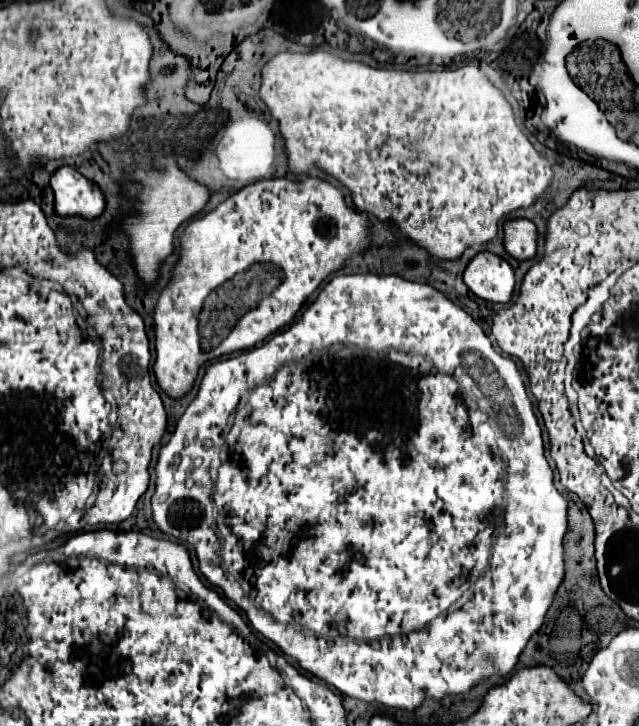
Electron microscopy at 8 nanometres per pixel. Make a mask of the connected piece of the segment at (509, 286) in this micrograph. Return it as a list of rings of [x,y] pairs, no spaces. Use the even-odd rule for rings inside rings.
[[[478,252],[464,270],[464,282],[476,296],[504,304],[514,292],[514,270],[496,254]]]

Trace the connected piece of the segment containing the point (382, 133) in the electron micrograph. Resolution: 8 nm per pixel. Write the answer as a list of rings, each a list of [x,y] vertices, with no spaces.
[[[282,52],[276,54],[264,68],[262,68],[262,88],[260,96],[270,108],[272,116],[280,122],[280,132],[286,140],[286,152],[290,160],[290,168],[294,174],[308,172],[312,166],[318,166],[338,178],[354,198],[354,204],[362,212],[370,212],[380,220],[390,220],[398,224],[400,234],[414,240],[418,246],[426,248],[432,256],[442,260],[454,260],[462,256],[462,252],[470,246],[480,246],[492,240],[498,232],[498,222],[512,210],[530,206],[542,192],[546,192],[548,184],[552,182],[552,168],[550,162],[544,160],[534,146],[528,142],[524,132],[518,128],[514,120],[512,106],[506,102],[502,92],[482,74],[482,70],[474,64],[466,64],[456,70],[442,70],[442,72],[398,72],[386,68],[372,68],[362,62],[342,60],[328,52],[310,52],[310,54],[292,54]]]

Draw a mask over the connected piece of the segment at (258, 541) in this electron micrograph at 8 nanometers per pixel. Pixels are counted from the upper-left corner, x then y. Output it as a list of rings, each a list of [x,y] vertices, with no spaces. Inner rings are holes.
[[[350,274],[350,276],[336,276],[336,278],[332,278],[332,280],[322,288],[322,292],[318,294],[318,298],[308,306],[308,310],[300,316],[300,320],[296,320],[290,328],[274,334],[270,340],[266,340],[264,344],[256,346],[254,350],[240,352],[238,356],[232,356],[232,358],[228,358],[228,360],[220,360],[220,362],[208,366],[206,376],[204,376],[204,380],[202,380],[202,384],[200,384],[200,390],[198,390],[196,400],[186,408],[186,412],[184,412],[184,416],[180,418],[180,422],[178,422],[178,426],[176,426],[176,432],[172,434],[170,442],[160,450],[158,464],[156,464],[156,492],[154,492],[154,496],[152,496],[152,514],[154,514],[154,522],[158,524],[158,528],[160,528],[164,534],[174,536],[174,538],[184,540],[184,542],[190,542],[190,544],[194,546],[194,550],[198,552],[200,572],[206,576],[206,580],[208,580],[212,586],[222,588],[224,594],[226,594],[232,602],[236,602],[236,604],[248,614],[248,620],[252,622],[252,626],[254,626],[260,634],[264,634],[266,638],[270,638],[272,642],[276,642],[284,654],[296,658],[298,664],[300,664],[304,670],[308,670],[308,672],[312,672],[314,676],[318,676],[320,680],[328,682],[330,686],[334,686],[334,688],[340,690],[342,694],[348,694],[348,696],[352,696],[352,698],[366,700],[366,702],[374,702],[374,700],[376,700],[376,702],[380,702],[380,704],[394,706],[394,708],[406,708],[406,710],[418,708],[420,702],[422,702],[426,696],[440,700],[440,698],[446,696],[446,694],[464,694],[464,692],[468,692],[472,686],[476,686],[480,680],[484,680],[484,678],[488,678],[488,676],[492,676],[492,674],[506,676],[506,674],[516,666],[520,652],[524,650],[524,646],[528,644],[528,640],[532,638],[532,634],[538,632],[540,626],[544,624],[544,616],[546,616],[546,612],[548,612],[548,608],[550,608],[550,604],[552,604],[552,598],[554,598],[554,594],[556,594],[556,590],[558,590],[558,586],[560,586],[560,582],[562,582],[562,578],[564,578],[564,548],[562,548],[562,540],[564,540],[564,534],[568,532],[566,508],[568,508],[566,498],[564,498],[564,496],[554,488],[554,484],[552,484],[552,468],[548,466],[548,462],[546,462],[546,458],[544,458],[544,444],[542,444],[540,425],[538,420],[536,420],[536,416],[534,416],[532,402],[530,402],[530,398],[528,398],[528,394],[526,394],[524,380],[522,380],[522,372],[520,372],[520,368],[516,366],[516,362],[514,362],[510,356],[504,356],[504,354],[496,352],[496,350],[492,348],[492,342],[488,340],[488,336],[486,336],[486,334],[482,332],[482,328],[472,320],[472,316],[468,316],[460,306],[456,306],[454,302],[450,302],[442,292],[434,290],[434,288],[428,286],[428,284],[408,282],[408,280],[400,278],[400,276],[374,276],[374,274]],[[332,344],[354,344],[354,346],[360,346],[360,348],[330,348]],[[312,352],[320,352],[320,356],[304,360],[304,358],[310,356]],[[246,392],[250,392],[248,402],[238,406],[240,398],[242,398]],[[222,444],[224,444],[224,446],[222,446],[222,452],[220,452],[222,464],[220,464],[220,470],[218,470],[218,482],[216,482],[216,486],[214,486],[210,476],[212,451],[219,451]],[[182,456],[188,456],[188,458],[192,458],[194,462],[192,462],[192,470],[190,470],[190,474],[186,476],[186,480],[184,480],[184,482],[178,482],[178,480],[176,480],[176,470],[178,470],[178,466],[180,466],[180,462],[182,462]],[[214,504],[216,504],[216,510],[218,510],[218,518],[216,518]],[[222,560],[224,560],[228,572],[242,584],[244,592],[242,592],[240,584],[236,584],[236,580],[230,580],[230,576],[228,576],[226,570],[224,570]],[[464,592],[466,592],[464,604],[462,604],[460,608],[456,608],[456,612],[444,612],[444,610],[448,610],[450,604],[454,604]],[[302,630],[312,630],[312,632],[316,632],[316,634],[320,634],[320,636],[308,636],[308,632],[302,632]],[[382,636],[388,636],[388,640],[376,640],[376,644],[364,644],[364,640],[374,640],[374,638],[382,638]]]

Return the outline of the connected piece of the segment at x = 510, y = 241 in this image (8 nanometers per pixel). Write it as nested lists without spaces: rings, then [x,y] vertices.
[[[526,218],[504,222],[504,248],[516,260],[528,260],[536,254],[536,226]]]

